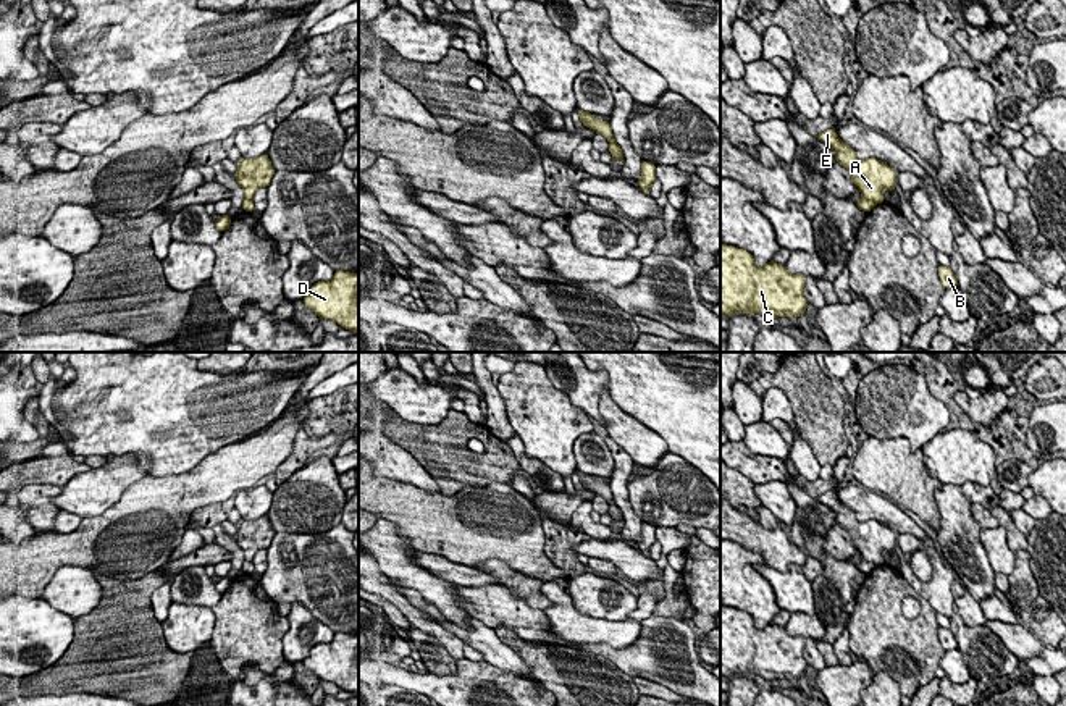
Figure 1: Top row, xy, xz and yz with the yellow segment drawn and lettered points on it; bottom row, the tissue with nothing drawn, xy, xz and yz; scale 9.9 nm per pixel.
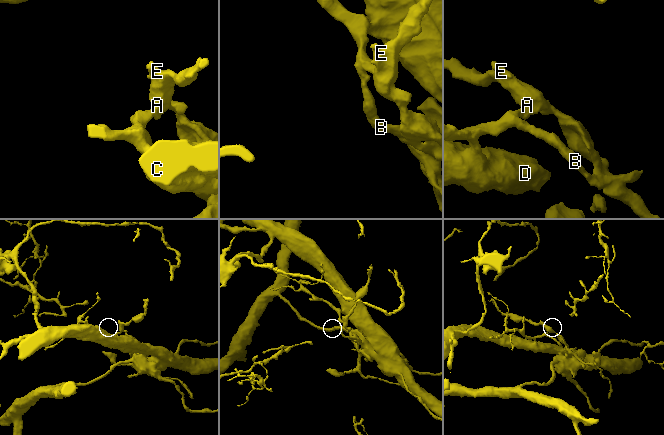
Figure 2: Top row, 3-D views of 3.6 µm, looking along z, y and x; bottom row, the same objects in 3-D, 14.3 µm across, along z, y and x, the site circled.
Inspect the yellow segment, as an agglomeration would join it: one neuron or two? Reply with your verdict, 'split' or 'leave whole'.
split

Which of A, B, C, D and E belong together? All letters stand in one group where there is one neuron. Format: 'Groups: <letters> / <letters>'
Groups: A E / B C D

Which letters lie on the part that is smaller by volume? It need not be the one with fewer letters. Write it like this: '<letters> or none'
A, E

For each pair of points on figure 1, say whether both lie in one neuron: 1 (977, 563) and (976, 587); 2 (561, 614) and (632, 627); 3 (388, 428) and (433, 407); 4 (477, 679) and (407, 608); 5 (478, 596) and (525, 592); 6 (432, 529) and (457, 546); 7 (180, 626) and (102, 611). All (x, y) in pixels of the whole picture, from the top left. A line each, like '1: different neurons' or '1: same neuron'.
1: same neuron
2: same neuron
3: different neurons
4: different neurons
5: different neurons
6: same neuron
7: different neurons

